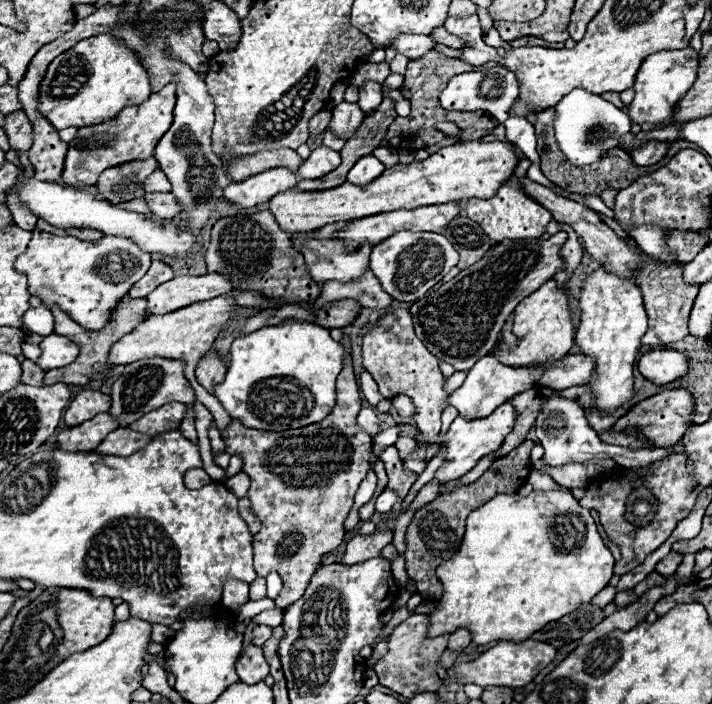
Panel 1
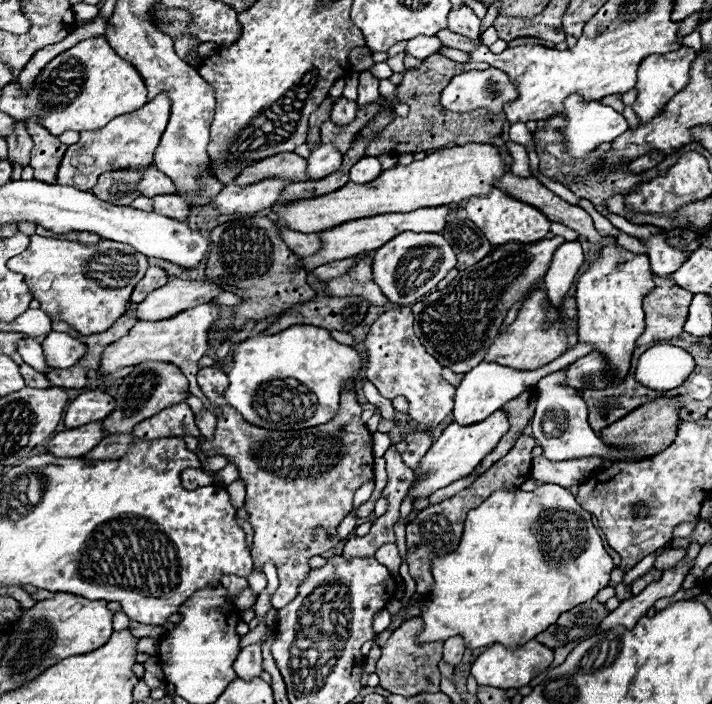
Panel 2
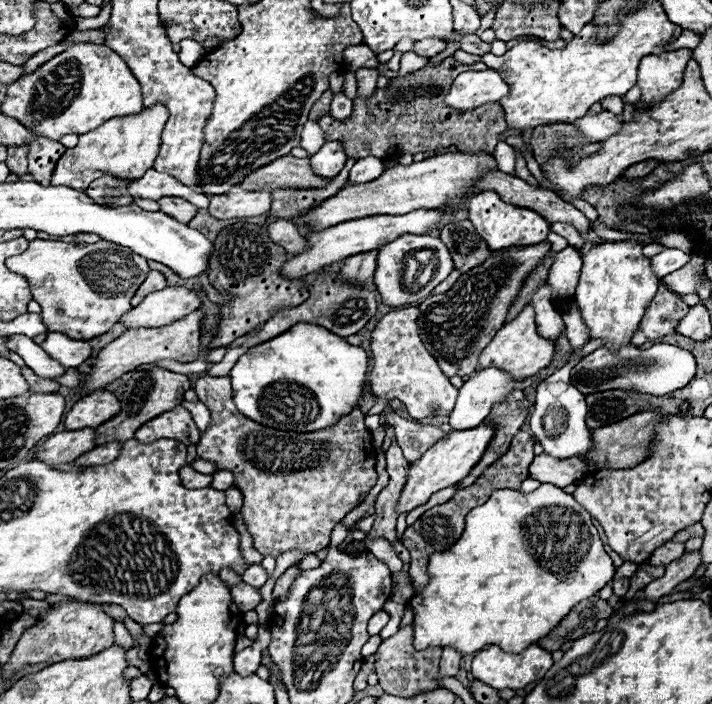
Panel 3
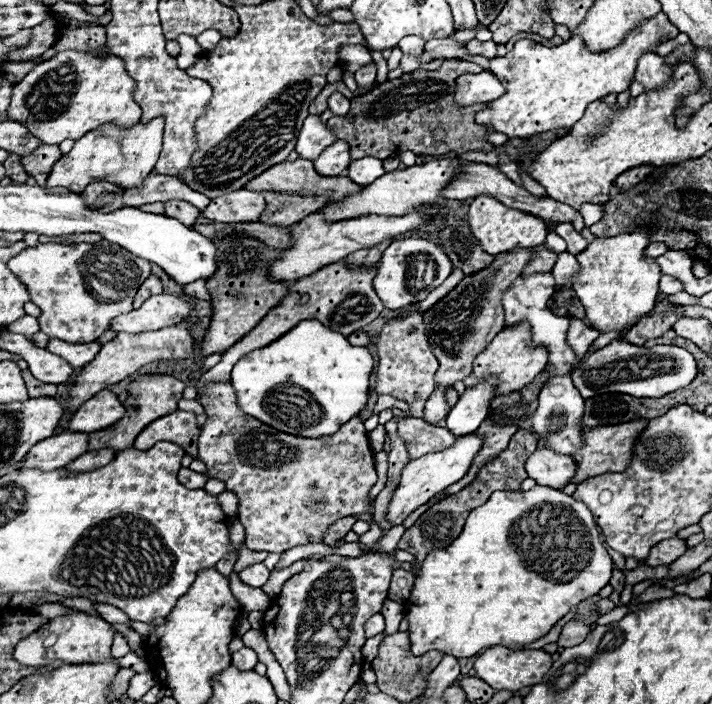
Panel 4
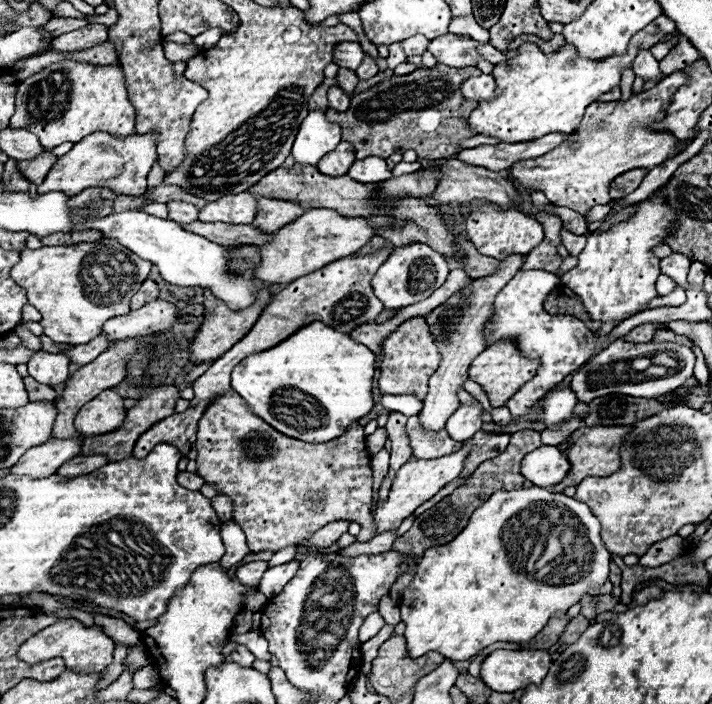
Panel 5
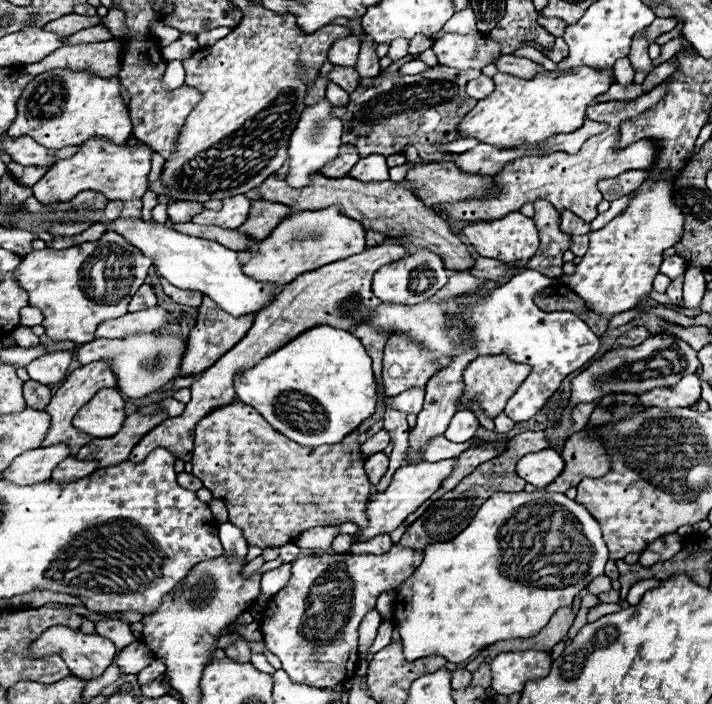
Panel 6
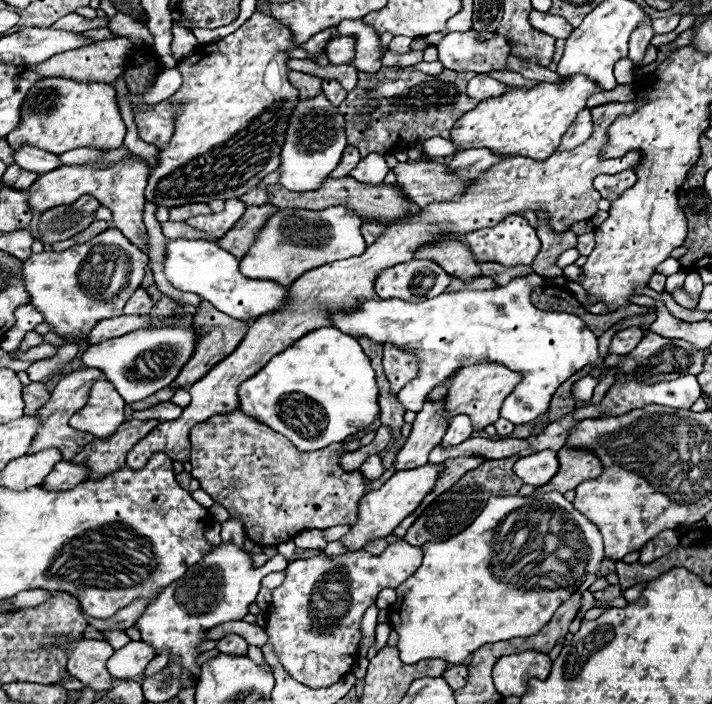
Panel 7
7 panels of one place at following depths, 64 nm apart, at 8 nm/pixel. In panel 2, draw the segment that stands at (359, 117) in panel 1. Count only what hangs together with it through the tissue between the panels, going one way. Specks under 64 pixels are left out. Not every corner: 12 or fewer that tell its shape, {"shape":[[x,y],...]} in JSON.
{"shape":[[338,98],[330,120],[338,124],[356,118],[358,104]]}

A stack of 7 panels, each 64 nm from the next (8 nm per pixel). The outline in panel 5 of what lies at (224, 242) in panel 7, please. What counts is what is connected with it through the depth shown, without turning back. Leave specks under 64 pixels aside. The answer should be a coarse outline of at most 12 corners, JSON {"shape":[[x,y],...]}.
{"shape":[[264,198],[250,226],[276,232],[308,208],[296,202]]}

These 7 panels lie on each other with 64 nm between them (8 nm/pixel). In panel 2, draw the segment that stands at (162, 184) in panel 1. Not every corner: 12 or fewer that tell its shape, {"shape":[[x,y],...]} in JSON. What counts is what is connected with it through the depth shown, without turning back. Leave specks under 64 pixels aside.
{"shape":[[154,166],[134,190],[146,198],[178,194],[174,182]]}

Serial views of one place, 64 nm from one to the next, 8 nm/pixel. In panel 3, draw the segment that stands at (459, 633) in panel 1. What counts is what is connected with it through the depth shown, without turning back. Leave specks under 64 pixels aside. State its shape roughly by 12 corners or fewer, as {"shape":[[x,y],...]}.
{"shape":[[444,648],[438,684],[460,670],[460,652]]}

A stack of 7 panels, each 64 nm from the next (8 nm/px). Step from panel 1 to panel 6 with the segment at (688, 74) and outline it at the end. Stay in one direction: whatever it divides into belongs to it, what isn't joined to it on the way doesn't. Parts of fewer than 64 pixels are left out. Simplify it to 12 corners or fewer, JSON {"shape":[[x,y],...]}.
{"shape":[[646,30],[632,40],[628,54],[634,70],[650,72]]}

